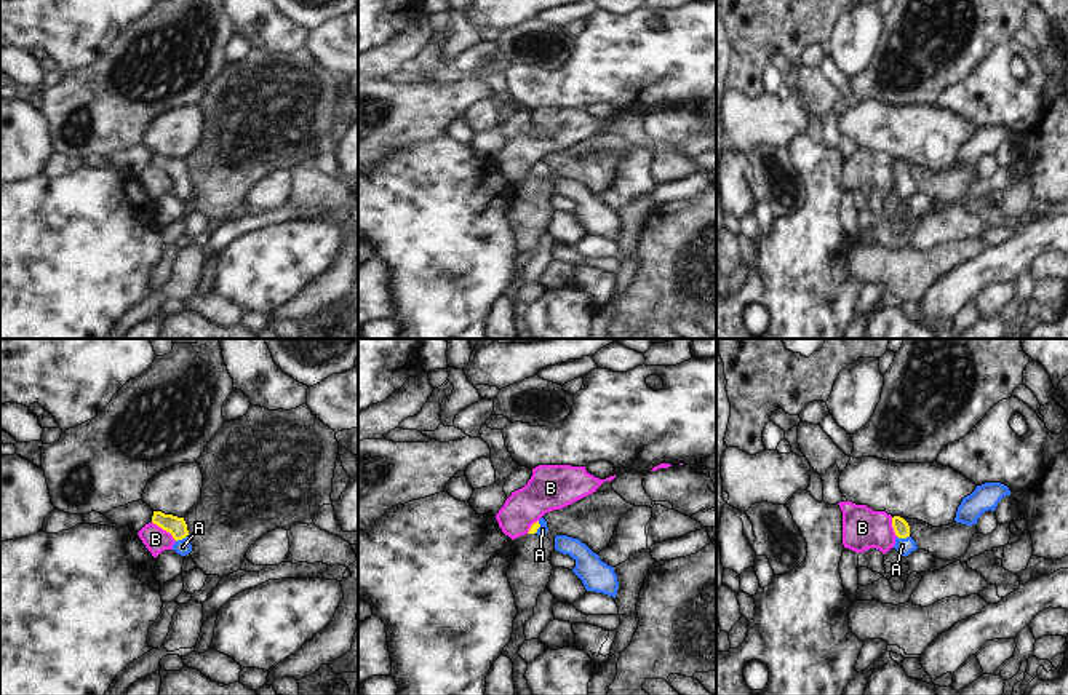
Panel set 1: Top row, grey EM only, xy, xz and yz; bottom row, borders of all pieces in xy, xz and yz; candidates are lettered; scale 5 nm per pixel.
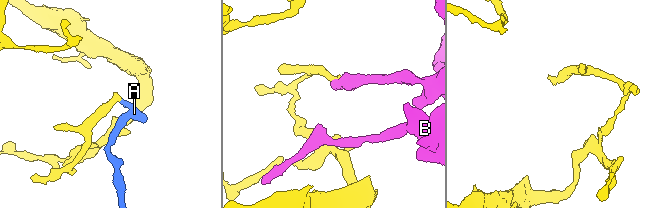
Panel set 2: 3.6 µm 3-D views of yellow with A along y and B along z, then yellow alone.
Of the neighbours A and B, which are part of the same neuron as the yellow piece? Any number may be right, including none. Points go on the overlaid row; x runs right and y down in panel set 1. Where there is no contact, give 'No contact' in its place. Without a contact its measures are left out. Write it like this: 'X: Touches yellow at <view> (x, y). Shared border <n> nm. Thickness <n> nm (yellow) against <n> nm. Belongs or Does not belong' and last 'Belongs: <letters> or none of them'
A: Touches yellow at yz (904, 537). Shared border 60 nm. Thickness 80 nm (yellow) against 80 nm. Belongs
B: Touches yellow at xy (165, 529). Shared border 160 nm. Thickness 100 nm (yellow) against 120 nm. Does not belong
Belongs: A.

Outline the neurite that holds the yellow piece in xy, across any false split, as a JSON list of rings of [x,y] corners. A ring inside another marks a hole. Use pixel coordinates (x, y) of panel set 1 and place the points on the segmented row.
[[[153,511],[152,522],[173,535],[173,538],[176,540],[173,550],[177,554],[185,556],[192,551],[192,545],[187,537],[189,530],[184,518]]]

